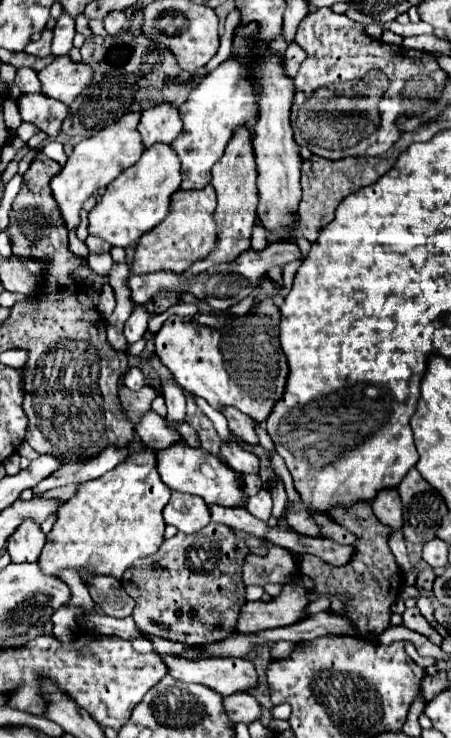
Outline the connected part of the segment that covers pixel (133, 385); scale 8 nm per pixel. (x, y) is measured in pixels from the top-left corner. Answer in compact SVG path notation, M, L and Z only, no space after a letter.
M129 367L129 371L125 373L125 377L123 377L123 385L125 387L129 387L129 389L141 389L143 385L145 385L145 375L143 375L143 371L139 369L139 367Z

